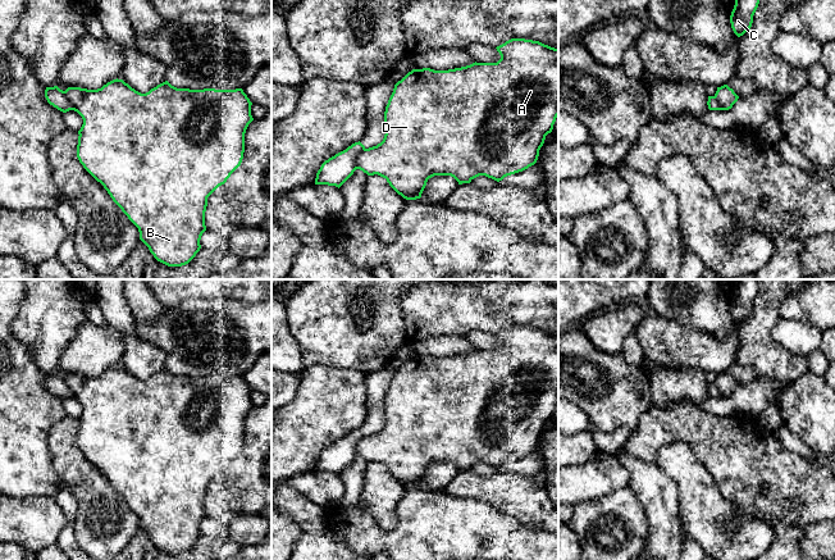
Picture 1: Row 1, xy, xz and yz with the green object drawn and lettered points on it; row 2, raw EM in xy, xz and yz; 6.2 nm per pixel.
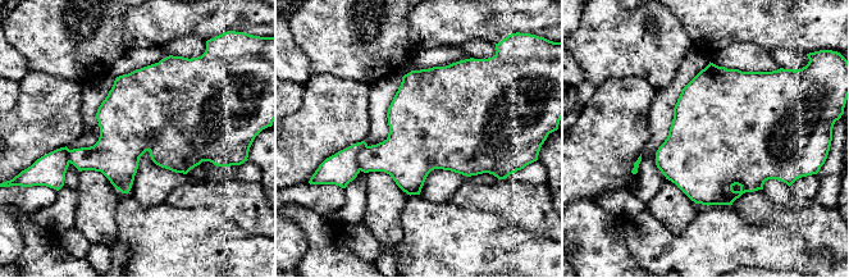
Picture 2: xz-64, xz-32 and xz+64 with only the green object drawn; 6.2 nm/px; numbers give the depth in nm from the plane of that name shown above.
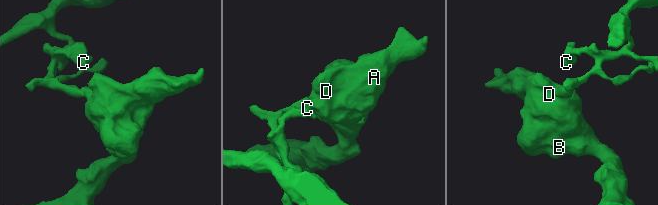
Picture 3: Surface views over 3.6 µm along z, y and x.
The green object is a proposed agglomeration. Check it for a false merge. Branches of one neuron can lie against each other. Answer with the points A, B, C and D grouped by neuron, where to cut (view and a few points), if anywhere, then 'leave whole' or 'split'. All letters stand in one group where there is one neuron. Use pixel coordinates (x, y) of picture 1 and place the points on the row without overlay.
A B D / C; cut in xz along (365, 436), (356, 445), (356, 455); split

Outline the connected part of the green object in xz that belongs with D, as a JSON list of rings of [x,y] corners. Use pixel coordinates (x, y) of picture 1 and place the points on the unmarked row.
[[[511,325],[496,336],[501,342],[497,350],[475,349],[448,358],[409,359],[394,372],[385,393],[383,428],[357,442],[357,456],[385,465],[403,486],[416,487],[434,463],[451,463],[458,472],[470,470],[479,463],[499,469],[534,452],[558,404],[558,336],[525,325]]]

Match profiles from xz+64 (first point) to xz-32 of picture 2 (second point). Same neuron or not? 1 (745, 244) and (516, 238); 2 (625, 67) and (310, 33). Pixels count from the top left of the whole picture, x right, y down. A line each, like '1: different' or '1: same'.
1: same
2: same

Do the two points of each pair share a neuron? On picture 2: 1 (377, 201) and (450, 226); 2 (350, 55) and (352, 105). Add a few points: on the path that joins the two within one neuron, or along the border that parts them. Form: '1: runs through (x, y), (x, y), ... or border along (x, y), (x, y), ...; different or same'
1: border along (410, 196), (401, 214), (402, 237), (400, 240); different
2: border along (322, 72), (341, 78), (364, 81), (369, 86); different

